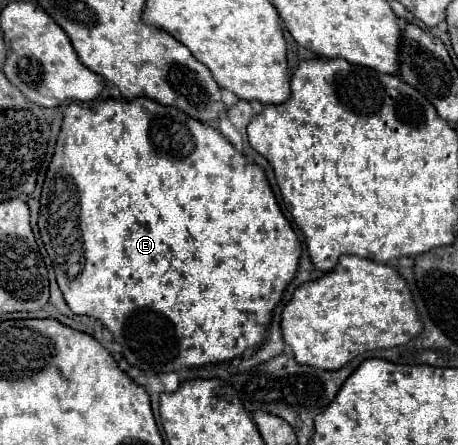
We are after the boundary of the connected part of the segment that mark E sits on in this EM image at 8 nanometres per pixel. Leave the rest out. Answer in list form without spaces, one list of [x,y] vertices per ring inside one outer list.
[[[138,97],[134,101],[106,99],[94,103],[92,107],[76,103],[68,105],[64,113],[62,131],[56,143],[56,153],[52,157],[42,187],[38,227],[68,307],[76,315],[98,317],[104,323],[104,327],[114,335],[116,343],[120,343],[122,349],[128,349],[122,351],[126,361],[132,367],[138,367],[150,375],[160,375],[160,371],[172,373],[184,367],[202,367],[208,363],[228,363],[264,345],[266,331],[272,321],[272,311],[282,301],[288,283],[294,279],[302,253],[294,229],[290,227],[276,203],[266,173],[262,177],[262,169],[258,165],[248,163],[246,157],[240,151],[236,151],[218,129],[204,125],[192,117],[186,117],[182,111],[174,107],[164,107],[144,97]]]

